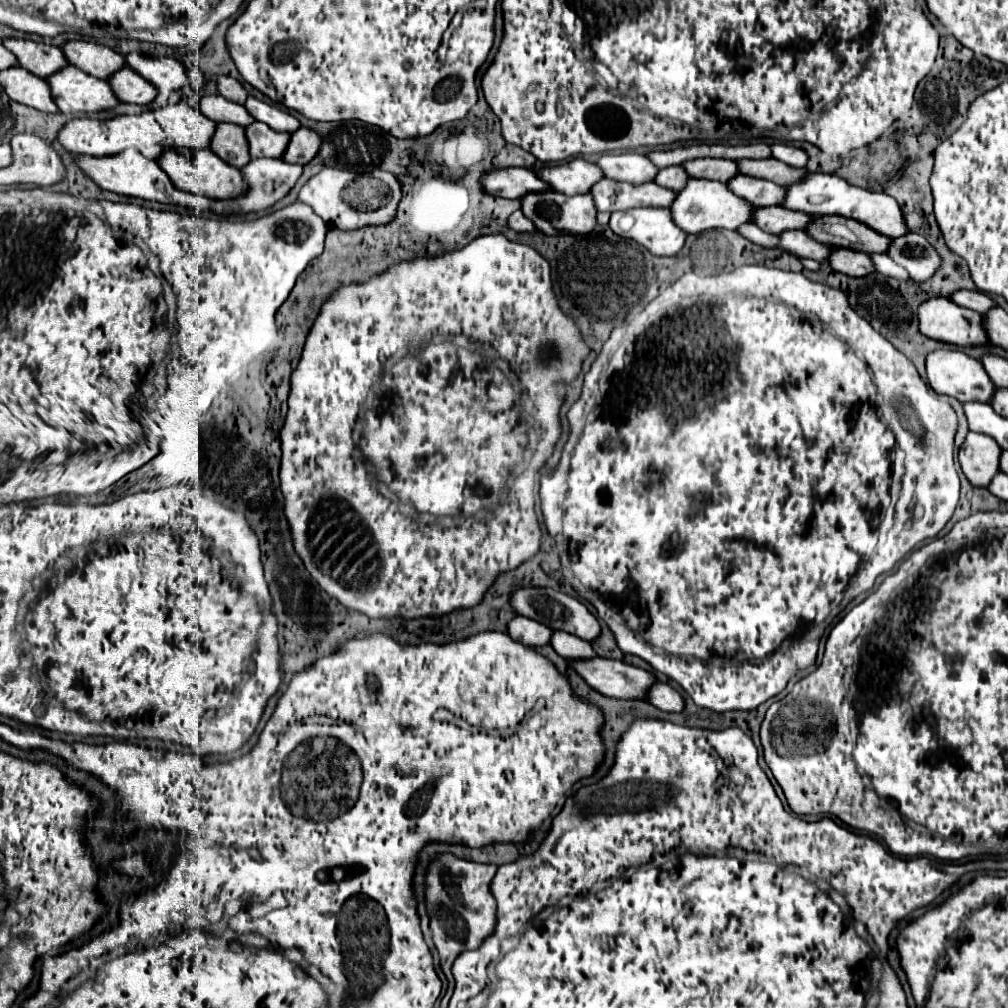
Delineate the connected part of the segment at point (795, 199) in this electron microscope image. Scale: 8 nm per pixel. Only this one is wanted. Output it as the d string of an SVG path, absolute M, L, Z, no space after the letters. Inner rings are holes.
M809 174L805 180L801 180L793 186L787 186L787 196L785 196L783 206L791 208L791 210L809 212L813 216L837 214L843 218L859 220L865 226L869 226L875 232L881 232L889 238L899 238L899 236L909 234L909 228L905 224L905 218L903 218L901 208L895 198L891 198L889 194L883 194L883 192L869 192L869 190L851 186L849 182L845 182L843 178L839 178L835 174Z

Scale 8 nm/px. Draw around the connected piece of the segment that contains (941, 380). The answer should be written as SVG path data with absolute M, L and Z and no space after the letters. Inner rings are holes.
M935 350L927 356L927 374L929 374L929 384L937 394L953 396L959 402L991 402L993 392L997 390L995 384L989 380L985 368L981 366L979 360L959 352L959 350Z

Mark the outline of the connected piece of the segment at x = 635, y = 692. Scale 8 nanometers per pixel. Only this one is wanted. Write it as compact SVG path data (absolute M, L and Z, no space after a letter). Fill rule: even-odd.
M597 656L591 660L571 662L571 666L587 680L591 688L611 698L647 700L651 686L657 682L651 672L635 668L621 660Z

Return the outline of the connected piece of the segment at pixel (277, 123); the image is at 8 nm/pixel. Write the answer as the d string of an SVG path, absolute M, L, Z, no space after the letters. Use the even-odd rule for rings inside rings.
M249 96L245 108L249 110L249 114L259 120L259 122L265 122L267 126L271 126L273 130L277 132L289 132L293 134L301 124L297 122L297 118L293 118L289 112L285 112L283 108L275 106L275 104L267 104L267 102L261 102L253 96Z

